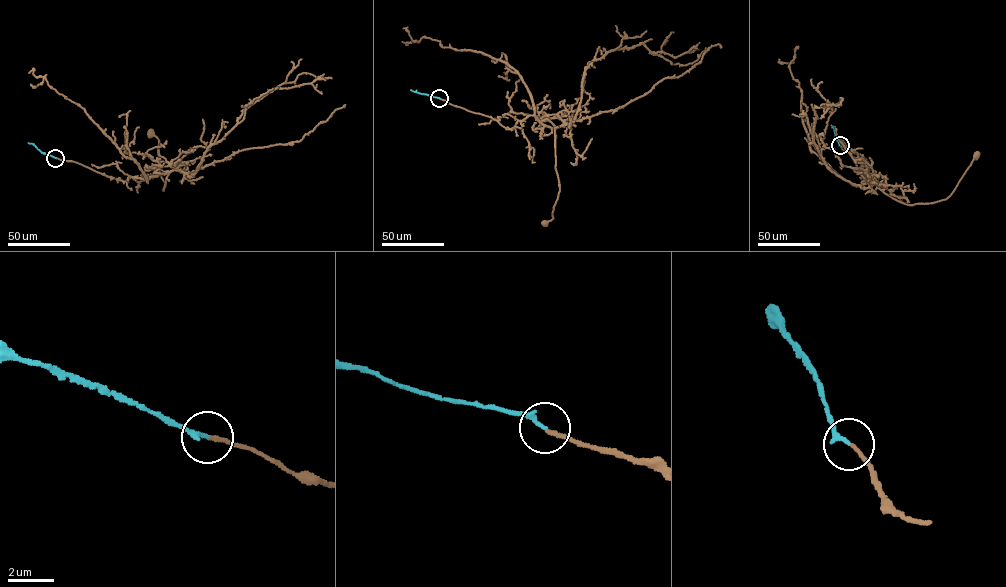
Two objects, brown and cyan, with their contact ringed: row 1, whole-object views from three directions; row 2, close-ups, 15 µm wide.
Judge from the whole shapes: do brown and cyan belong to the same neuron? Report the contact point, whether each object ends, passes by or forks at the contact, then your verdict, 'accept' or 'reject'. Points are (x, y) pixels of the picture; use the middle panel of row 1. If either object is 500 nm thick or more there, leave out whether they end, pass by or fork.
at (439, 98); brown ends there; cyan ends there; accept

